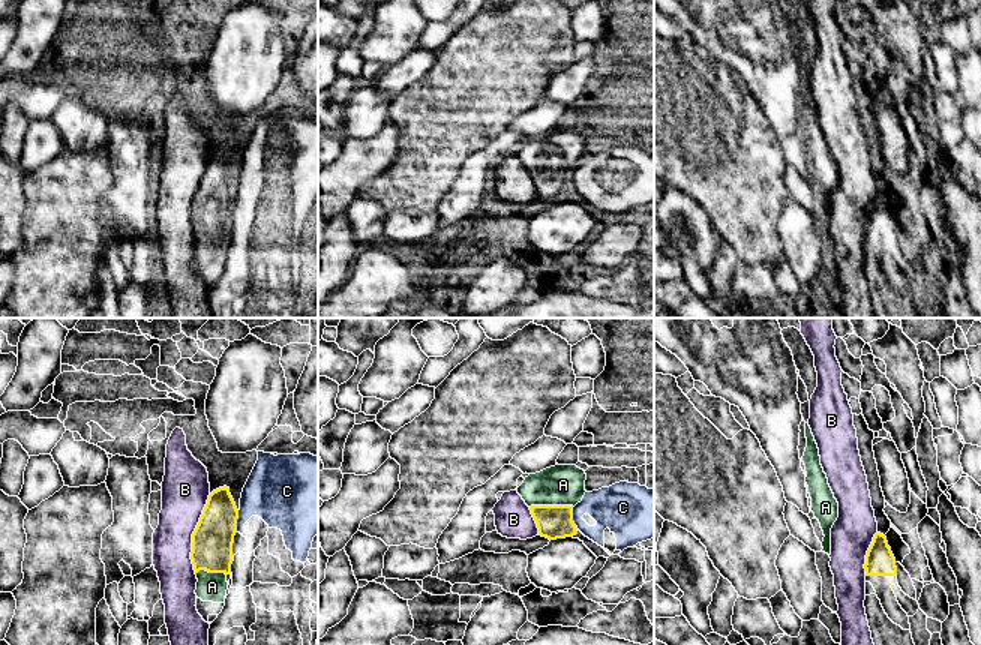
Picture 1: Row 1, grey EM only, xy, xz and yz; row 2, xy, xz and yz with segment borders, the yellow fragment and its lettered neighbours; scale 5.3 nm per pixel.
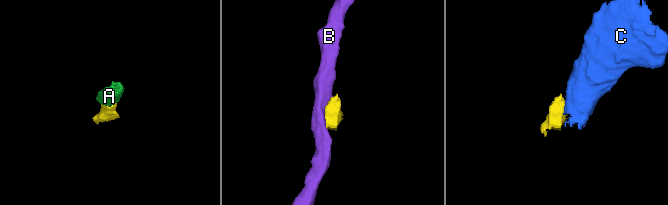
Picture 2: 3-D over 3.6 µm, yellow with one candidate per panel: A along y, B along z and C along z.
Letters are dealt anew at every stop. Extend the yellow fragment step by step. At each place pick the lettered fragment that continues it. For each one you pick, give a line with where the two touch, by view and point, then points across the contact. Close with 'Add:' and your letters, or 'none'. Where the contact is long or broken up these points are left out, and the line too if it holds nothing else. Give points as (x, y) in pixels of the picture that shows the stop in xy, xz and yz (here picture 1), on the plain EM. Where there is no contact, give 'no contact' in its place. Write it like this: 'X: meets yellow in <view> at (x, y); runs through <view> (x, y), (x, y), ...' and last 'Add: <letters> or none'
A: meets yellow in xz at (551, 170)
Add: A

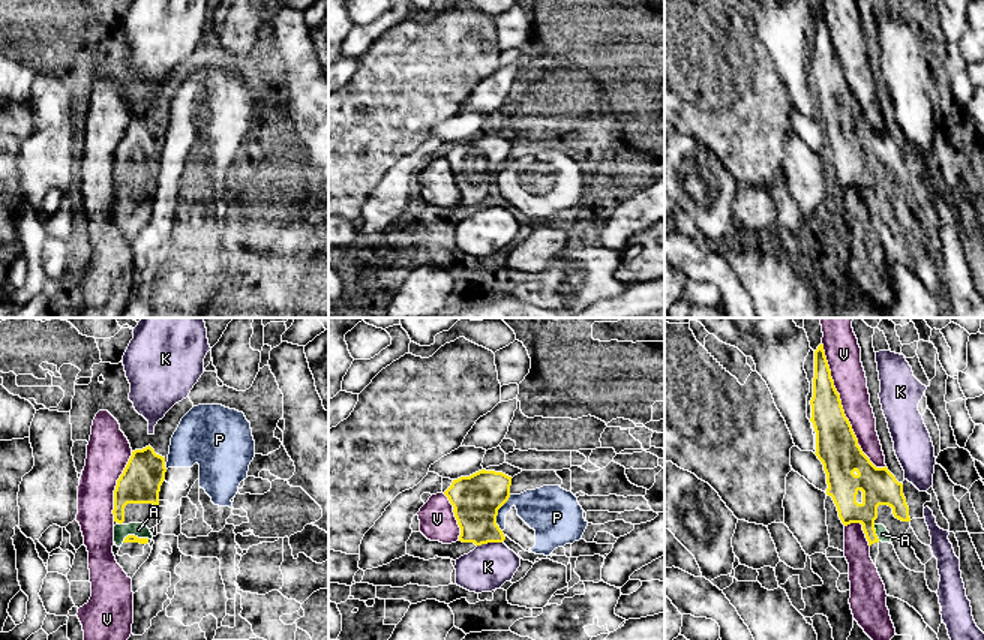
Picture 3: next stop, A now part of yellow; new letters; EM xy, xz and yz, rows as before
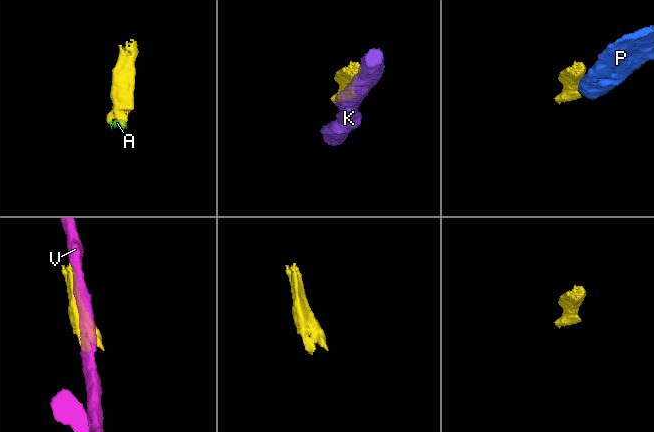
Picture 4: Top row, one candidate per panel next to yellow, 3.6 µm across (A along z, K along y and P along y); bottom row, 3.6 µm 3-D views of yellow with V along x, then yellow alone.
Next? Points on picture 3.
A: meets yellow in xy at (134, 200)
Add: A

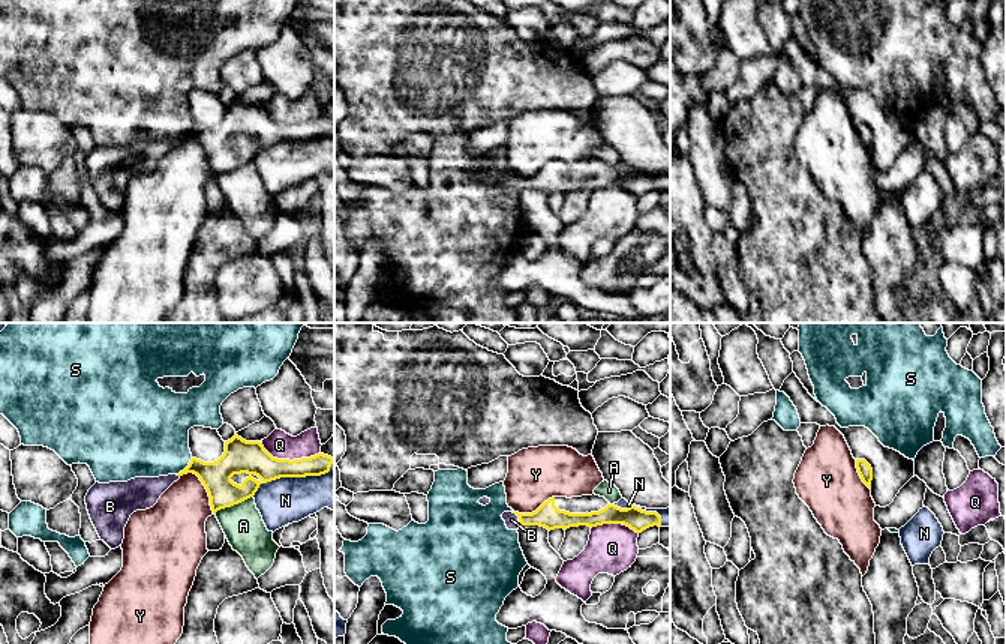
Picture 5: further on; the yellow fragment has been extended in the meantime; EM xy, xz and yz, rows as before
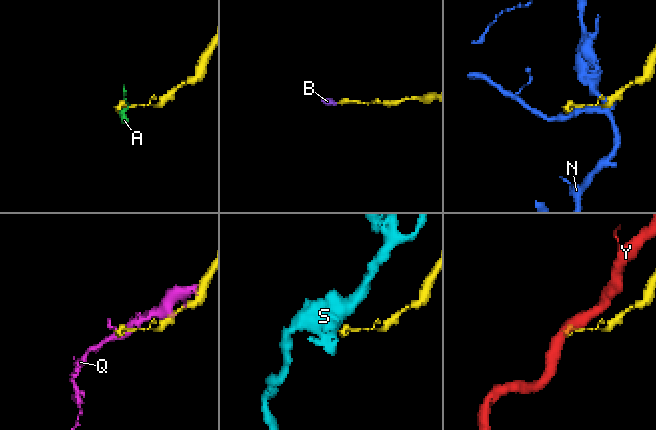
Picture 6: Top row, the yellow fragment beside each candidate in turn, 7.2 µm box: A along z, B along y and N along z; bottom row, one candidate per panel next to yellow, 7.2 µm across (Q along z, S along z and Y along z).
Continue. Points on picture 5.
B: meets yellow in xz at (519, 182); runs through xz (547, 179), (519, 182), (511, 183)
Add: B

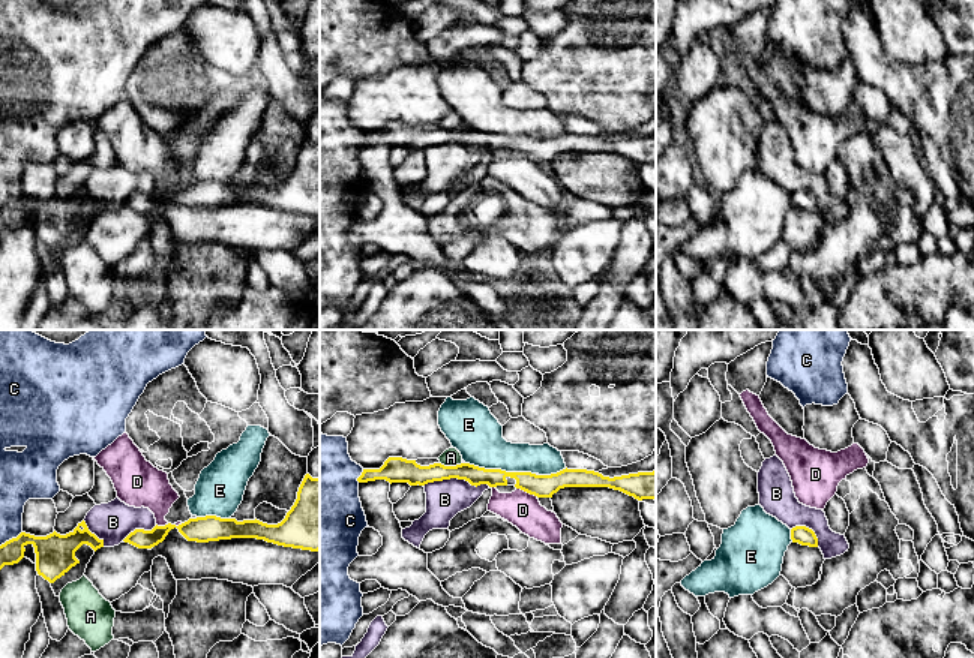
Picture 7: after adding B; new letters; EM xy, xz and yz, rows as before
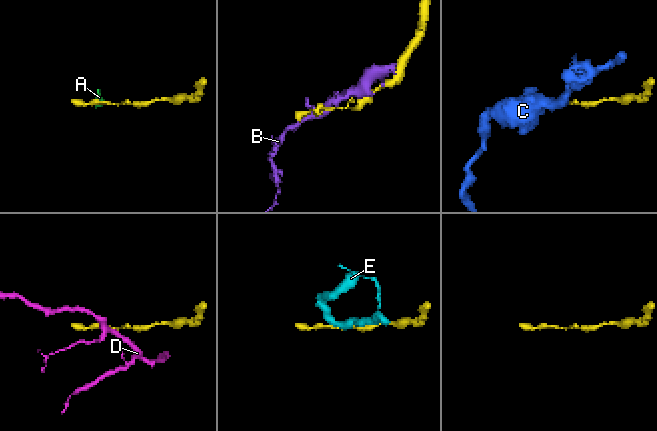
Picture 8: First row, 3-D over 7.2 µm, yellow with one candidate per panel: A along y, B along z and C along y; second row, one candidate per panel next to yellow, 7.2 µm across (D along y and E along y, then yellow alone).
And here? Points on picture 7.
Add: none

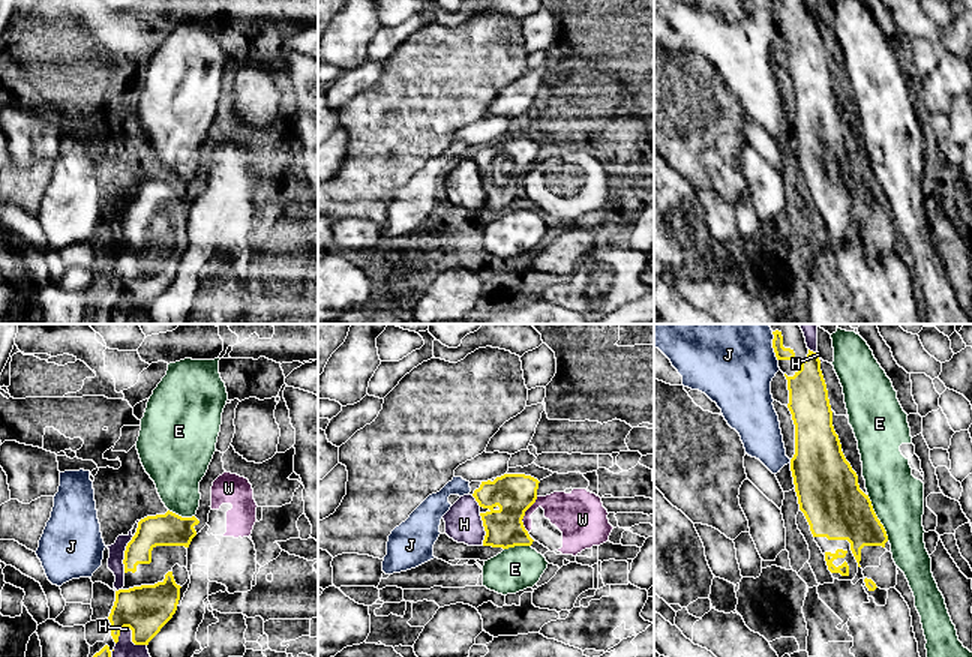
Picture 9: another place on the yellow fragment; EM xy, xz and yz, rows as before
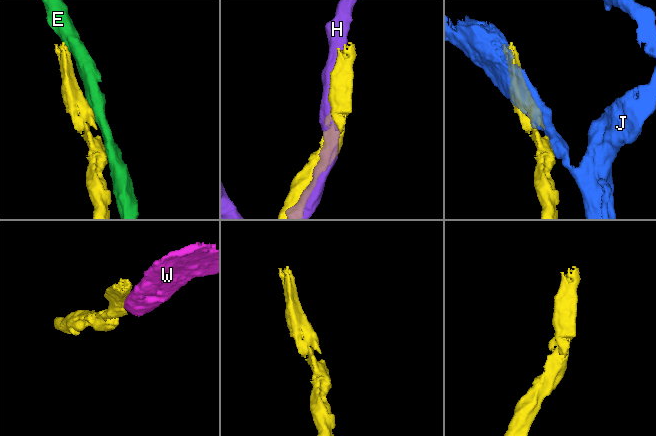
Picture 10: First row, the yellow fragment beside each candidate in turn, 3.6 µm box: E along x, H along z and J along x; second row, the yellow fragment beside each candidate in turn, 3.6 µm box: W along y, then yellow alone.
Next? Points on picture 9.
Add: none

